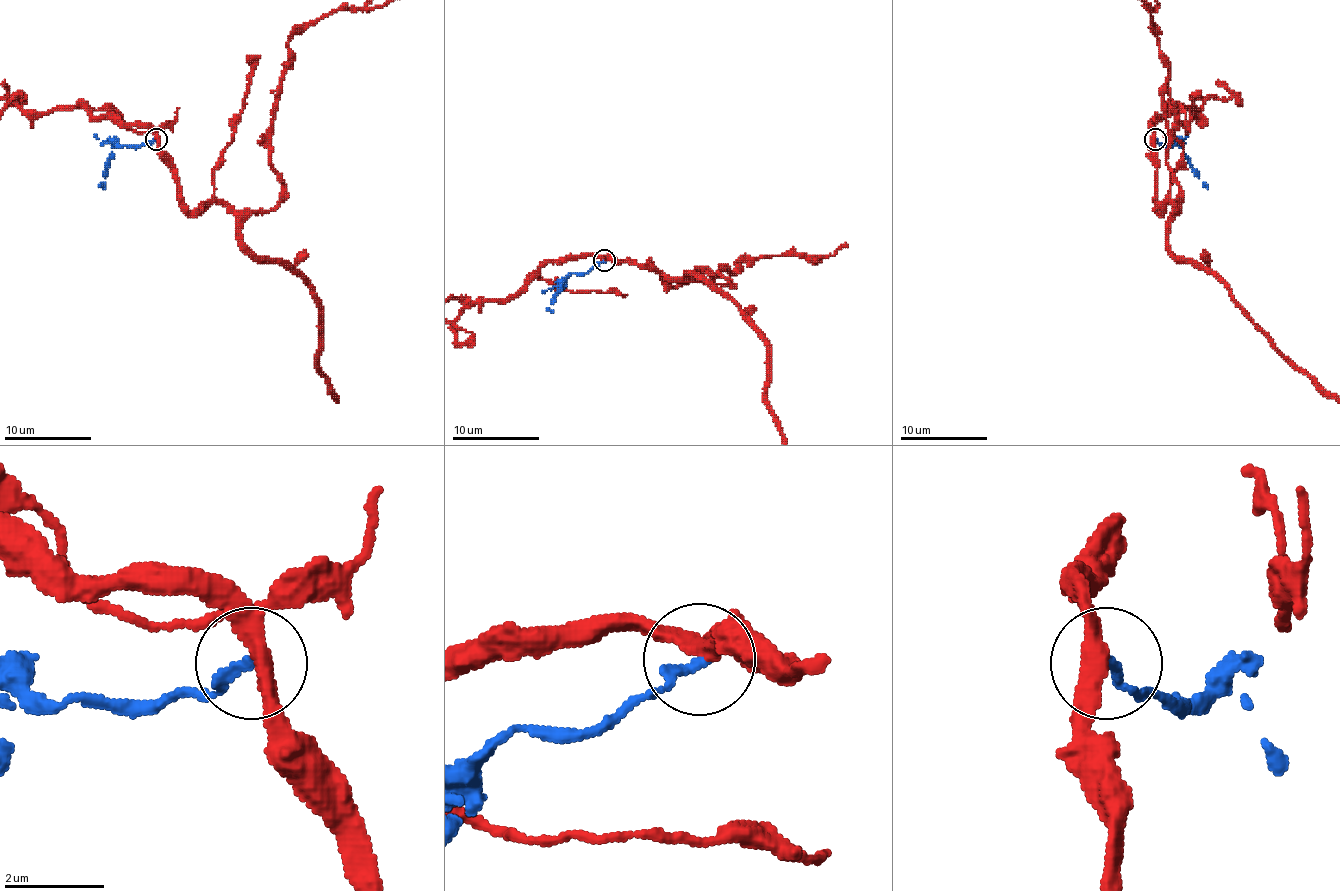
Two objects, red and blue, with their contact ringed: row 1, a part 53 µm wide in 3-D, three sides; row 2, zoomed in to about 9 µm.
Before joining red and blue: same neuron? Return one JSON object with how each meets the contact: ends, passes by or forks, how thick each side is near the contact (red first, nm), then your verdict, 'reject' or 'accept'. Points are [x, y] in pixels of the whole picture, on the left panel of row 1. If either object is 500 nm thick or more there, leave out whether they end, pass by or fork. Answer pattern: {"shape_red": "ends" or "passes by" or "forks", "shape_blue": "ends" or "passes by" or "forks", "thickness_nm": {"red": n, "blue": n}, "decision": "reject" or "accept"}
{"shape_red": "passes by", "shape_blue": "ends", "thickness_nm": {"red": 360, "blue": 160}, "decision": "reject"}

